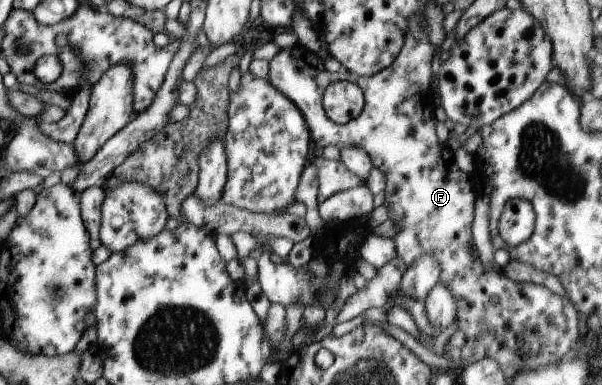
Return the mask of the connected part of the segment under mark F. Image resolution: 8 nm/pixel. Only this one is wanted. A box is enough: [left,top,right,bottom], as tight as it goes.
[269,17,583,369]

